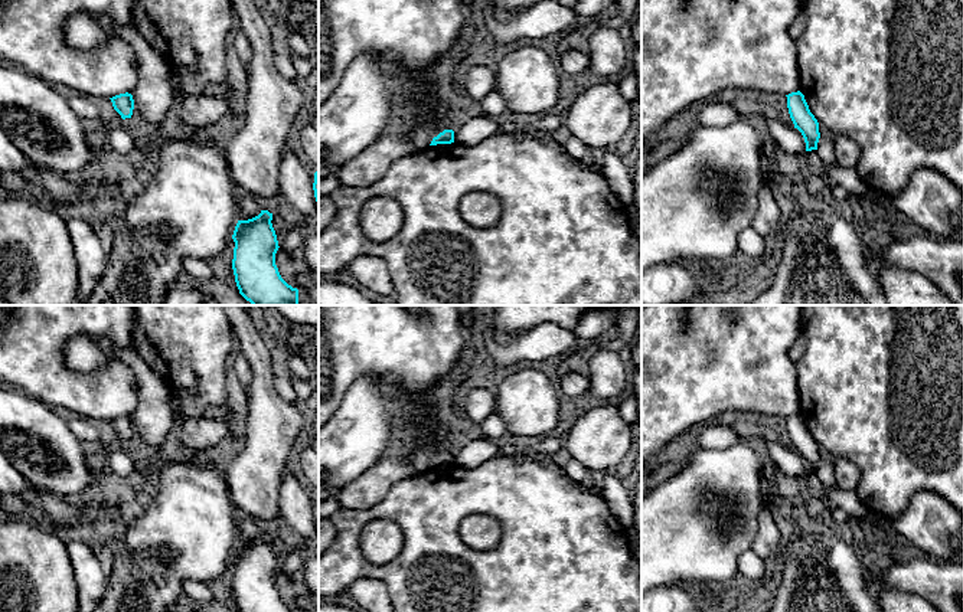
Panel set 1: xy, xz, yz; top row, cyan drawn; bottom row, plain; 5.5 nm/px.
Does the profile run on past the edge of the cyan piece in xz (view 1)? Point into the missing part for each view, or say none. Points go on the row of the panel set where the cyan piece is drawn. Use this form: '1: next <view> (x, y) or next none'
1: next none

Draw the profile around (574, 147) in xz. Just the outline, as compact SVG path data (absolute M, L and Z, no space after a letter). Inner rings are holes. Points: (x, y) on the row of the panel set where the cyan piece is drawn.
M569 137L562 145L567 154L578 161L581 161L584 156L590 151L590 148L575 137Z

